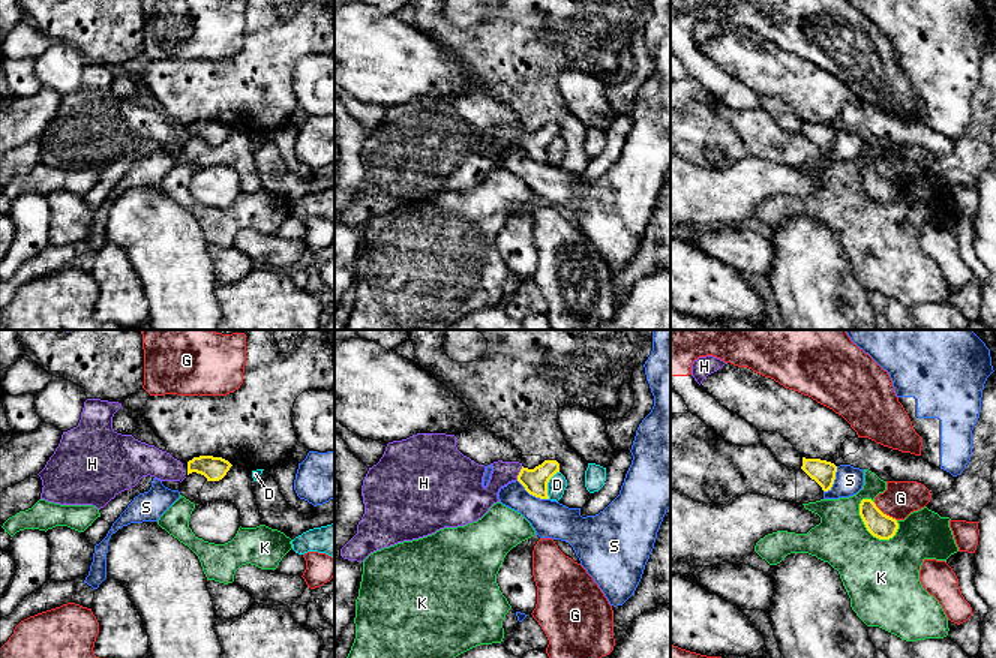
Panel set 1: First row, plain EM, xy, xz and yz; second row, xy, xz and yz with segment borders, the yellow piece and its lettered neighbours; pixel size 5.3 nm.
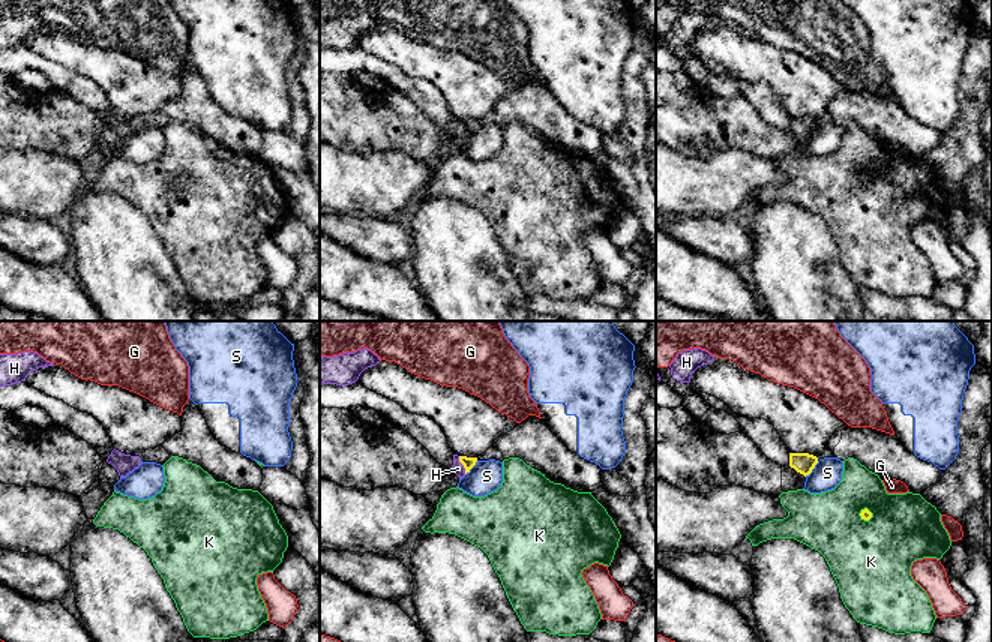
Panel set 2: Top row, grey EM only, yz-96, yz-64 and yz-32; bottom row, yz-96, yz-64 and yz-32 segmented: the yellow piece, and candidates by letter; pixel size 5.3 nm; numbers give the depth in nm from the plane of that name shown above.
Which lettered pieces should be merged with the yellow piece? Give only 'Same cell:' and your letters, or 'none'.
Same cell: H

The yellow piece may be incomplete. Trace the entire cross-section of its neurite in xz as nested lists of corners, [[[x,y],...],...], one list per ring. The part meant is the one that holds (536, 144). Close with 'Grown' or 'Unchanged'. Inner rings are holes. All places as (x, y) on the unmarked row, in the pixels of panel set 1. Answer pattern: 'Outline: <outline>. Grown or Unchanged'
Outline: [[[417,97],[402,105],[388,106],[380,126],[369,132],[362,160],[364,178],[357,189],[357,198],[340,213],[340,220],[348,225],[363,226],[370,217],[404,205],[418,204],[444,192],[458,192],[482,183],[489,172],[500,166],[498,156],[512,145],[519,145],[525,154],[540,163],[549,163],[548,147],[560,136],[556,124],[544,124],[534,133],[524,132],[519,126],[494,126],[488,150],[483,150],[484,129],[464,120],[456,111],[456,100],[446,97]]]. Grown

